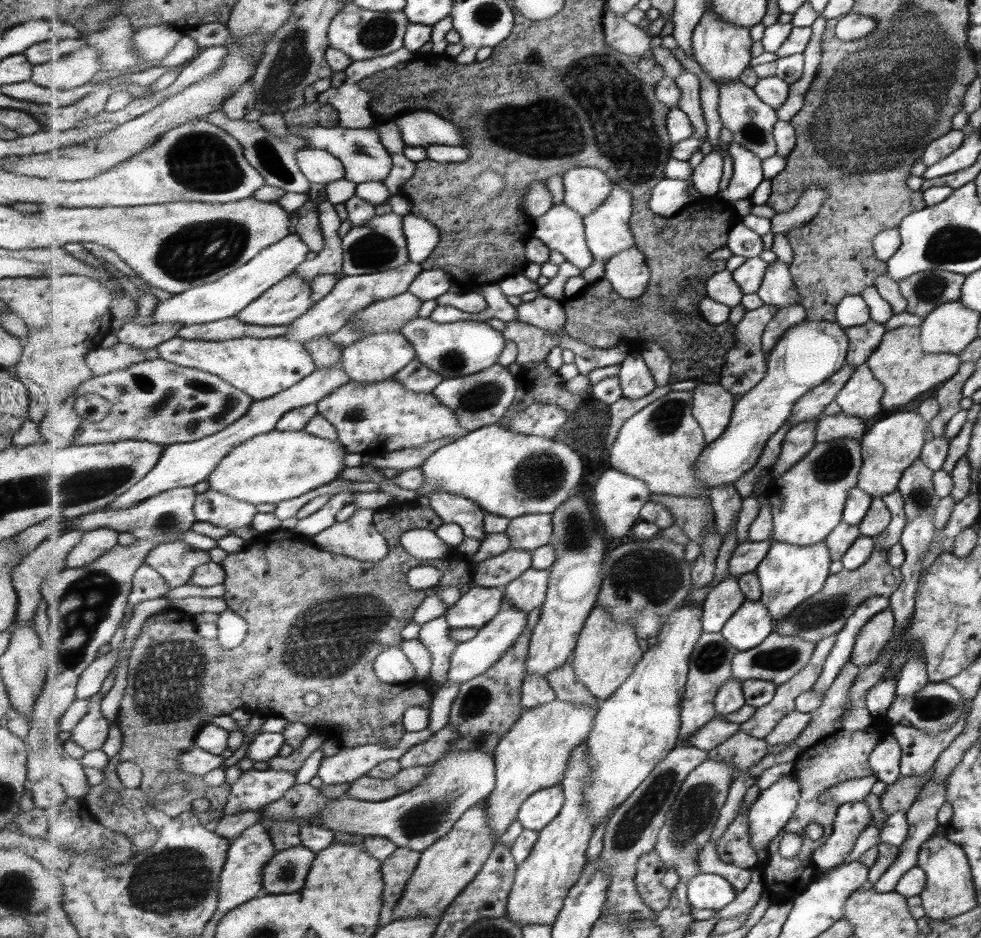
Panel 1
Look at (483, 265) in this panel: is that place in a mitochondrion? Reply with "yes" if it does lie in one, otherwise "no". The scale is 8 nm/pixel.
yes

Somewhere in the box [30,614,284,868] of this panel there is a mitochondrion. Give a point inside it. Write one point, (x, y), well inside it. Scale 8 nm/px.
(167, 688)

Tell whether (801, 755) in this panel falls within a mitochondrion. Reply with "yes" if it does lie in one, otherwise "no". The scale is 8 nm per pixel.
no

